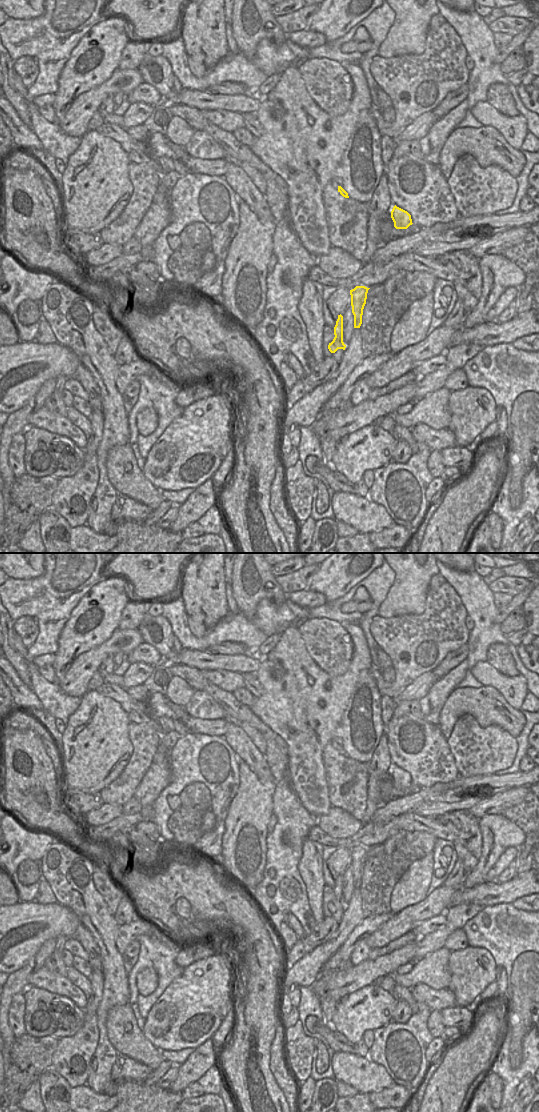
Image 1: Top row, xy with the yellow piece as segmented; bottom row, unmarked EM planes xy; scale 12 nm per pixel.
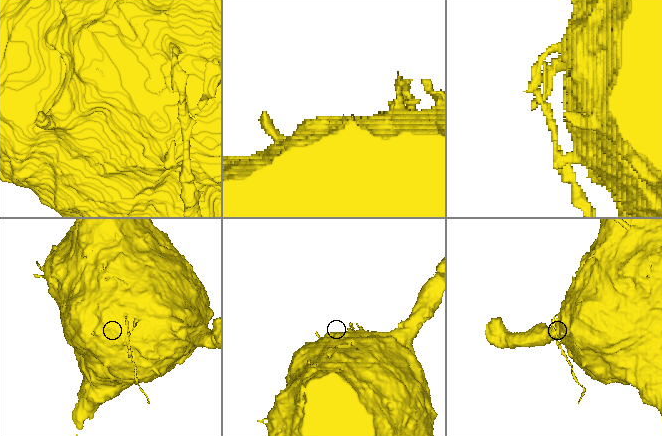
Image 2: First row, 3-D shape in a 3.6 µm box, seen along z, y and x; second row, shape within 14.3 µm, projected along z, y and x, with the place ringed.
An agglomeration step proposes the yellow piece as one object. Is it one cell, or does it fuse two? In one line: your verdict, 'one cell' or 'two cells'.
two cells

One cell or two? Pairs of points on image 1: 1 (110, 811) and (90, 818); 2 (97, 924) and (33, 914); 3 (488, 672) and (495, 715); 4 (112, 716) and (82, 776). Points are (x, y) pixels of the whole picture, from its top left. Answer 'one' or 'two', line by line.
1: one
2: two
3: two
4: one

